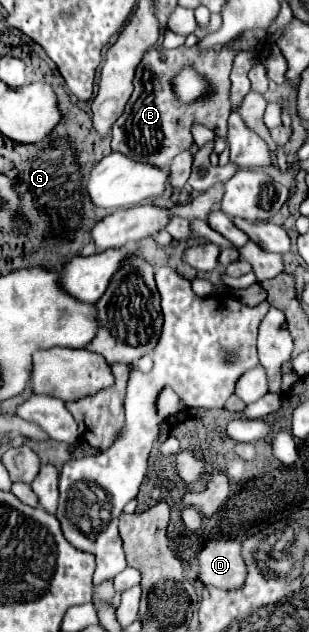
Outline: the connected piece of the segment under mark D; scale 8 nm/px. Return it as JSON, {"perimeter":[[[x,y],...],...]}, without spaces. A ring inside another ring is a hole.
{"perimeter":[[[211,540],[199,554],[199,580],[215,588],[237,590],[243,586],[247,568],[241,556],[241,542]]]}

